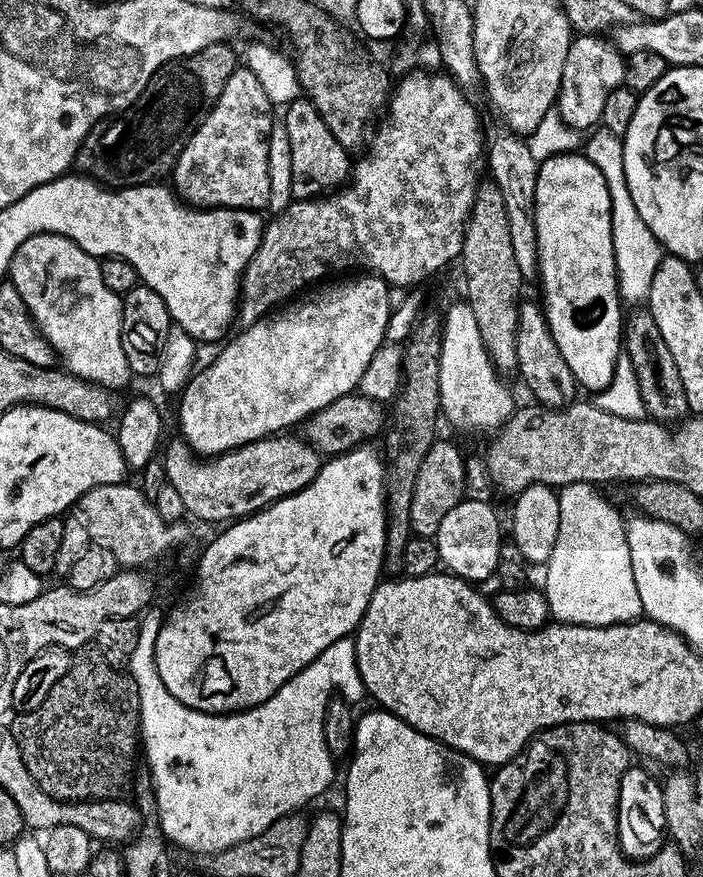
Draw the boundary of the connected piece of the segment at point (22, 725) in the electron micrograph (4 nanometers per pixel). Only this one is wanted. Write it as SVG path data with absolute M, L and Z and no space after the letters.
M99 647L75 649L70 670L54 682L42 706L15 718L16 741L26 770L56 800L111 800L133 787L138 772L136 747L142 744L138 686L127 671L110 663Z

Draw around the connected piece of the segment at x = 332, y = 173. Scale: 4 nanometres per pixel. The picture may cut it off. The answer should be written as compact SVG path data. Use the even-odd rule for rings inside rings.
M297 98L287 107L282 123L290 138L292 194L296 200L315 200L339 189L349 179L350 152L342 147L338 138L334 138L334 134L330 134L330 126L322 122L322 114L314 110L314 106L307 98Z

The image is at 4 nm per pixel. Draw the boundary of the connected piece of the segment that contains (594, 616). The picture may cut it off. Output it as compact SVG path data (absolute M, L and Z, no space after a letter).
M565 484L559 489L561 522L558 525L558 538L554 543L553 554L548 558L542 591L548 600L548 611L553 621L561 624L585 624L586 626L610 626L611 624L626 624L629 620L637 619L643 613L644 607L638 598L638 586L634 584L634 566L630 564L630 546L628 545L628 529L625 517L620 517L620 512L603 496L601 489L594 484Z

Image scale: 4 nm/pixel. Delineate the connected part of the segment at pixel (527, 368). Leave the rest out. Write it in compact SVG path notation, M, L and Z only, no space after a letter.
M525 299L519 305L518 330L516 331L516 368L524 379L526 387L532 391L537 405L545 408L566 408L570 403L568 392L577 391L578 385L570 366L566 366L566 358L562 358L562 350L558 350L558 342L550 334L548 319L544 317L543 307L532 300Z

